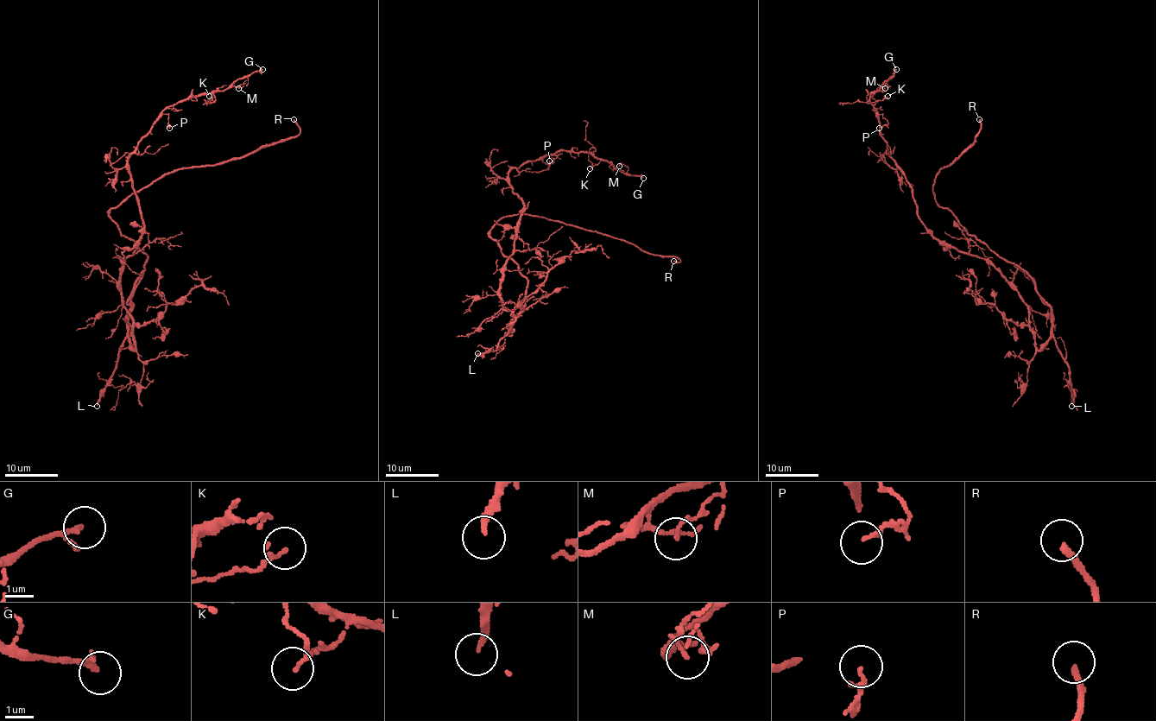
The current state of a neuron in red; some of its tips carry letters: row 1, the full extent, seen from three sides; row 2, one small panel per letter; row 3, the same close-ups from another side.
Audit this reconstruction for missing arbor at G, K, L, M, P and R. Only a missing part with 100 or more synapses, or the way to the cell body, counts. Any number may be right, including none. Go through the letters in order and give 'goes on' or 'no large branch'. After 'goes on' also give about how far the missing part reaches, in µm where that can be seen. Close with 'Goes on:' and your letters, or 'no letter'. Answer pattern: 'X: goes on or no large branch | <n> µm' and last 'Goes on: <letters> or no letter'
G: no large branch
K: no large branch
L: goes on | 50 µm
M: no large branch
P: no large branch
R: goes on | 40 µm
Goes on: L, R

